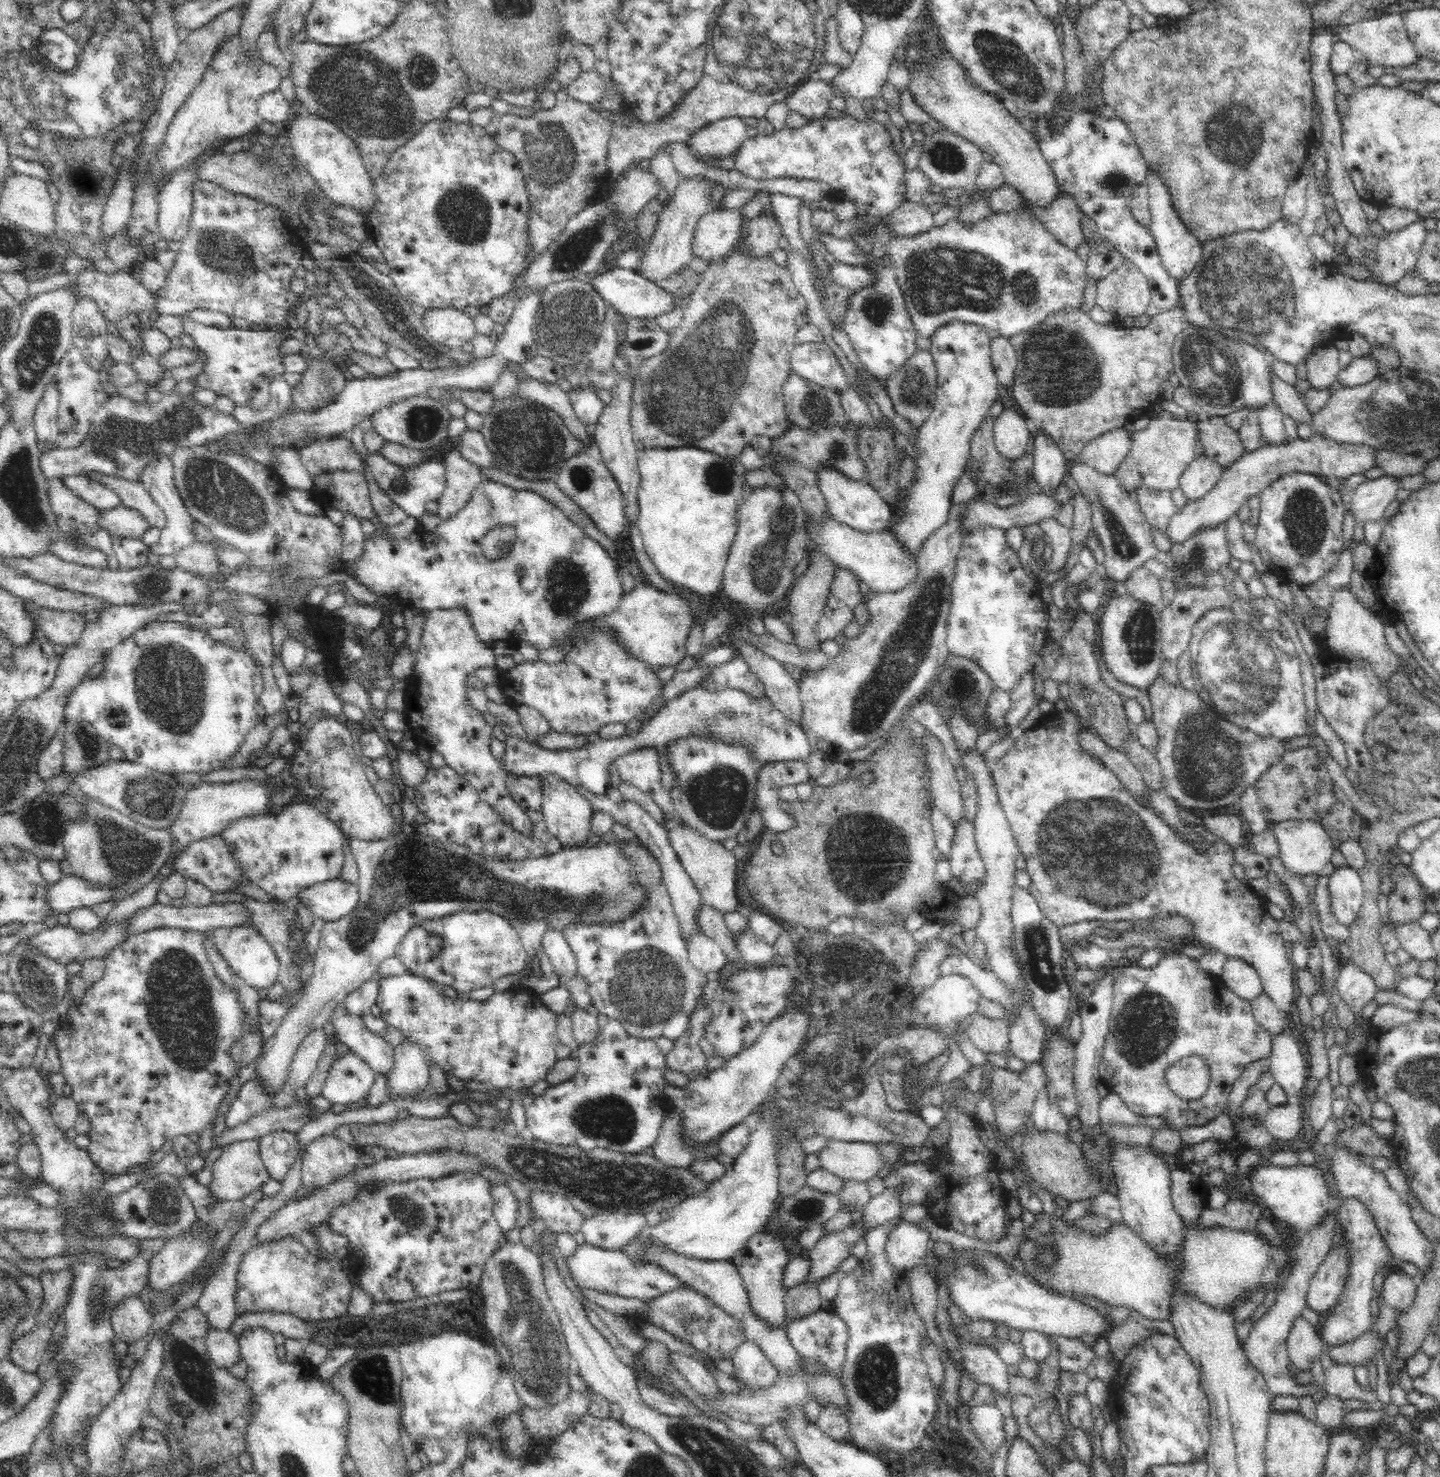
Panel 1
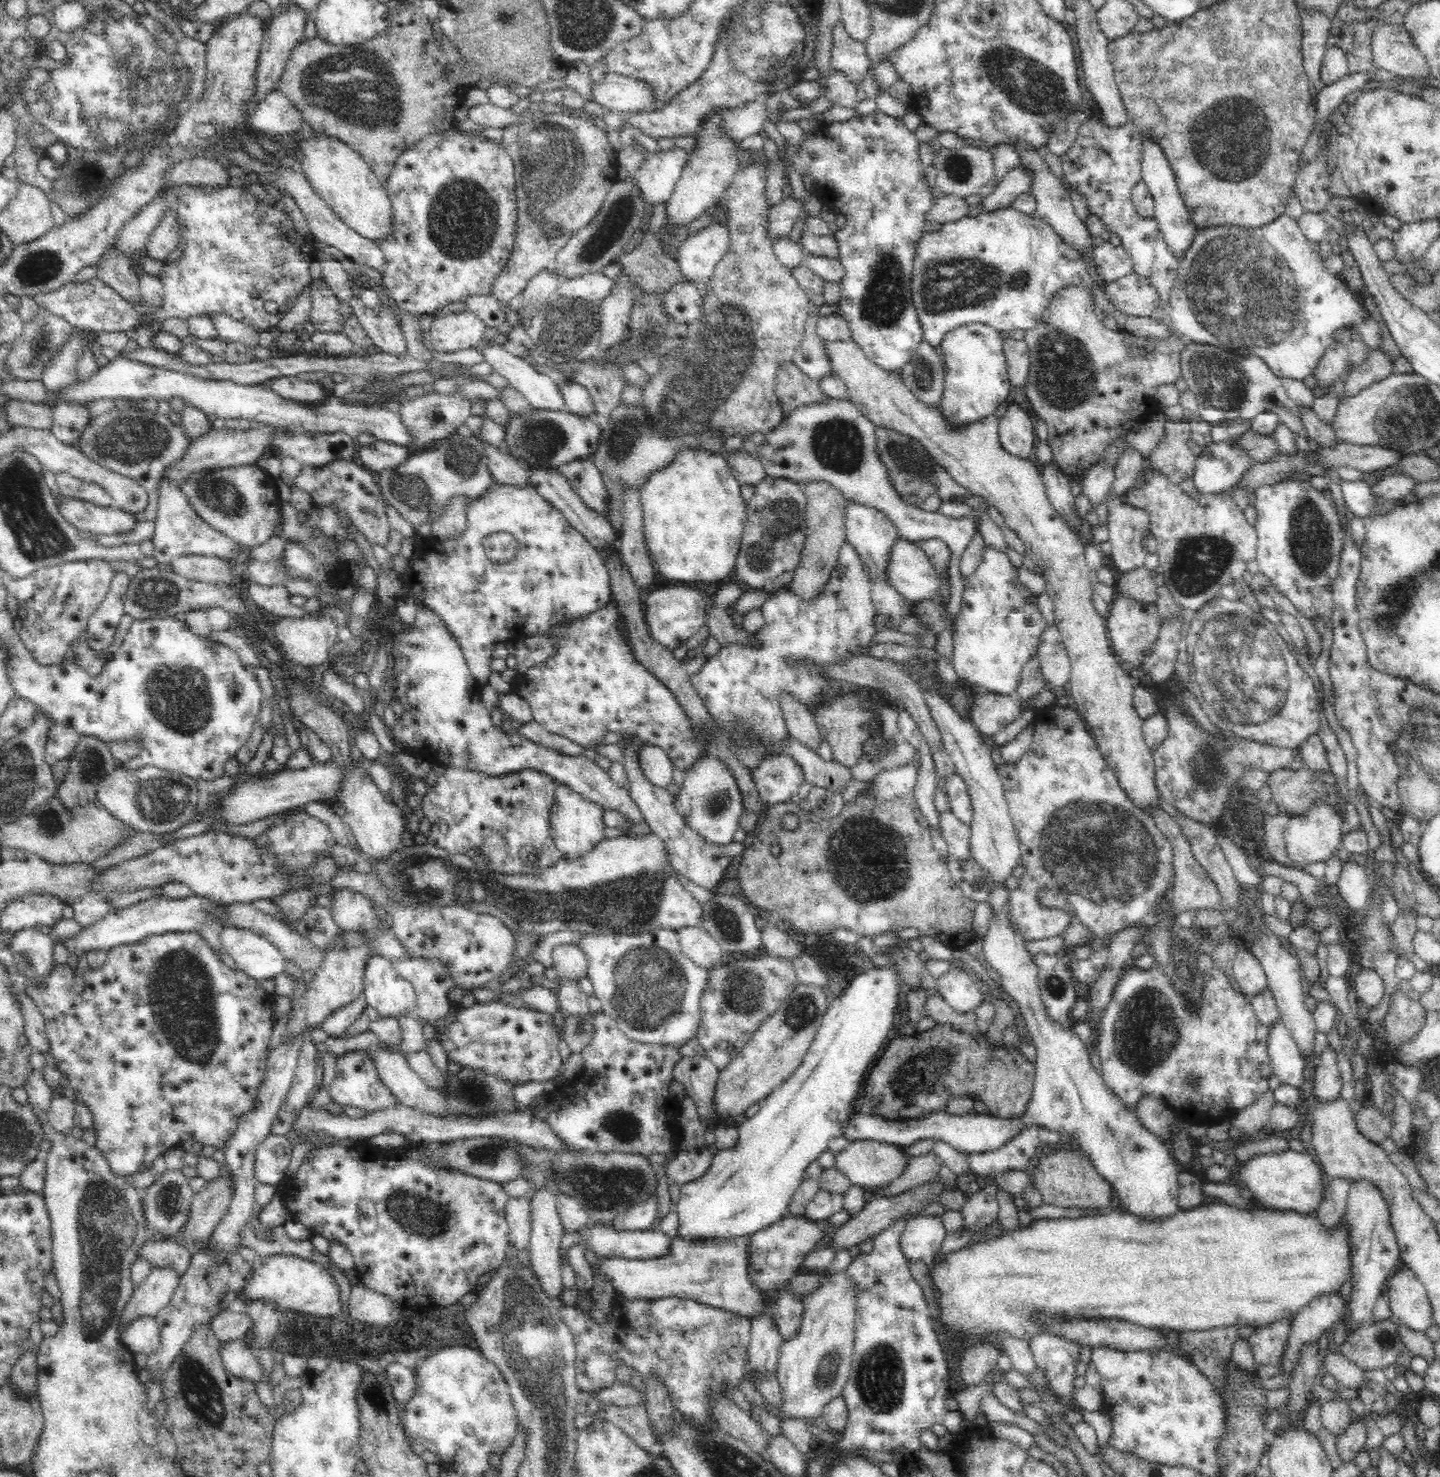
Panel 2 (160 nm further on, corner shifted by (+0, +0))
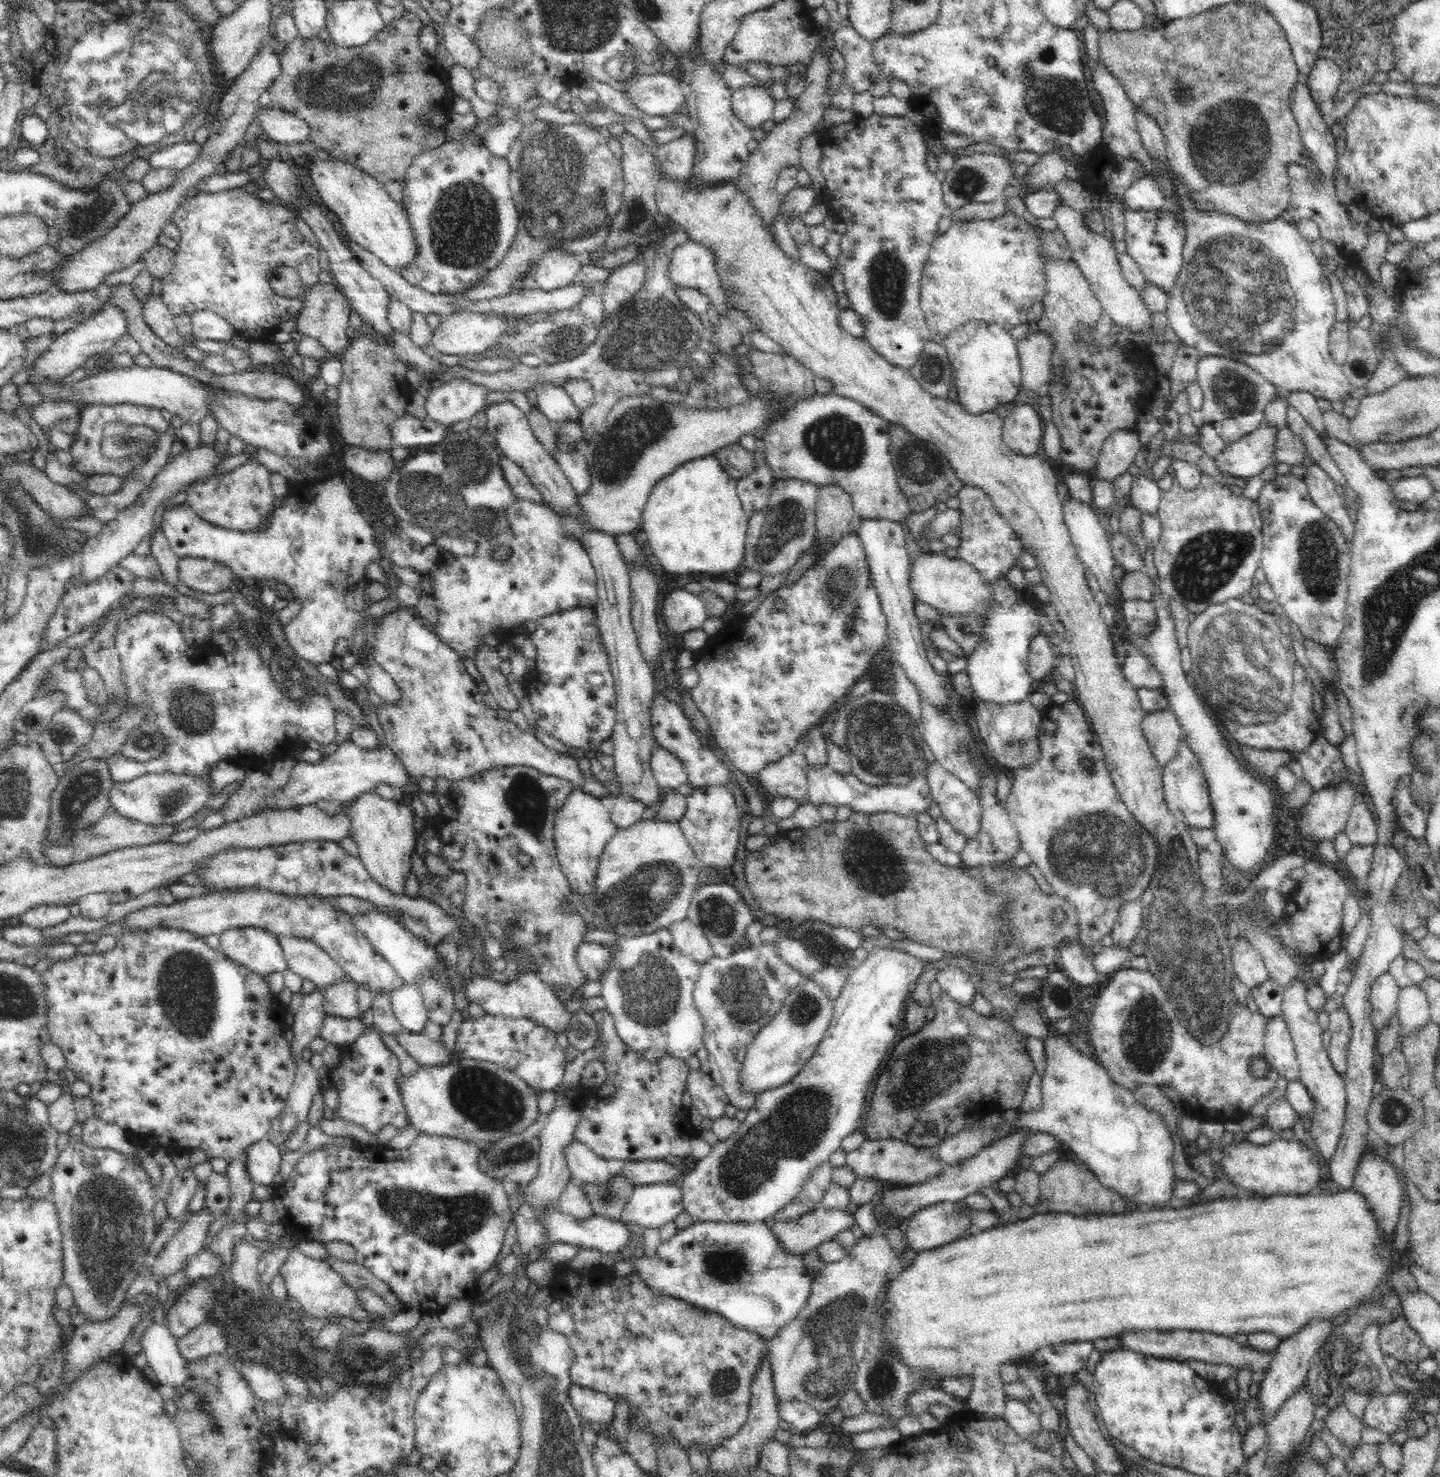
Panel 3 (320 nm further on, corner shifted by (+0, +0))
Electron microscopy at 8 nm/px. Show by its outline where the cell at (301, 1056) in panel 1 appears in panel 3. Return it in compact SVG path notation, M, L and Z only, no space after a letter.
M300 1060L295 1064L294 1082L286 1104L267 1134L272 1143L282 1147L284 1141L295 1133L298 1124L306 1122L314 1095L319 1090L319 1079L319 1072L314 1070L310 1060Z

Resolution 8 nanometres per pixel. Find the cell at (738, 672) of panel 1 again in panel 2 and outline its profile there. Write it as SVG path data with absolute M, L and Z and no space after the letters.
M845 542L839 550L839 557L828 585L818 599L809 604L802 602L798 595L790 591L775 590L760 608L766 624L756 635L760 637L762 644L722 645L716 655L707 658L703 667L690 676L704 706L718 724L726 728L737 720L741 728L754 725L754 731L762 736L770 754L779 752L779 746L788 734L778 706L778 691L786 689L794 693L808 708L822 693L830 691L830 678L819 674L811 666L789 666L785 656L808 659L810 663L829 663L842 657L863 654L862 648L874 644L872 636L878 630L874 620L878 614L871 599L872 584L863 568L855 548Z

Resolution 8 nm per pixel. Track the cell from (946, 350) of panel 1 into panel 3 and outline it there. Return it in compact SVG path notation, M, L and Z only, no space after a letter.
M969 321L950 332L944 340L948 361L954 369L956 402L972 416L996 410L996 406L1013 402L1022 389L1022 375L1016 342L1008 331L998 324Z

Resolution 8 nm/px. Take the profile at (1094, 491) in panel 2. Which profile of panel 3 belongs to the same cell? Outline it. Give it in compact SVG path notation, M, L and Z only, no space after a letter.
M1121 430L1113 432L1105 441L1091 475L1098 480L1111 482L1124 474L1134 462L1142 444L1136 432Z

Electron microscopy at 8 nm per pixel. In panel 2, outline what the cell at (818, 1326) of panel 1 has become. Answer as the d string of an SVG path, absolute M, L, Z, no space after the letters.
M749 1236L726 1242L715 1242L715 1240L682 1240L678 1237L672 1240L672 1252L670 1256L652 1259L627 1259L623 1256L602 1255L588 1250L588 1261L591 1263L592 1273L596 1278L602 1278L614 1288L615 1298L634 1300L655 1300L658 1298L676 1296L682 1299L701 1301L703 1304L713 1305L715 1308L726 1308L730 1312L736 1312L741 1316L750 1318L762 1312L771 1312L775 1315L776 1324L784 1341L796 1339L801 1330L804 1315L802 1301L798 1301L792 1293L790 1286L774 1302L764 1301L760 1291L750 1285L748 1281L747 1244Z

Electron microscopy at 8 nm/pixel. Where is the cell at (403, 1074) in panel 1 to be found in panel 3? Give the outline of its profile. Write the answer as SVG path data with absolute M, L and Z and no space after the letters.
M405 983L402 988L394 990L390 997L391 1009L401 1028L412 1034L420 1034L429 1016L419 990Z

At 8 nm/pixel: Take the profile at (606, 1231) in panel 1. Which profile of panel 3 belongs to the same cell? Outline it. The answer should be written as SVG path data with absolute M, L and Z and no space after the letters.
M679 1184L638 1185L621 1214L624 1224L656 1228L674 1220L684 1210Z

